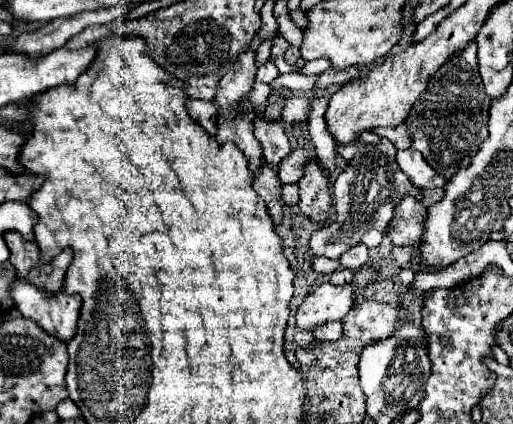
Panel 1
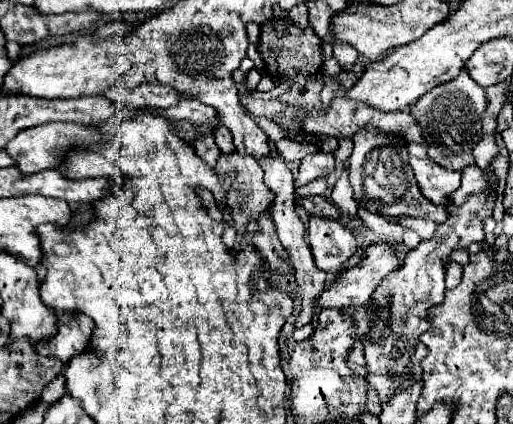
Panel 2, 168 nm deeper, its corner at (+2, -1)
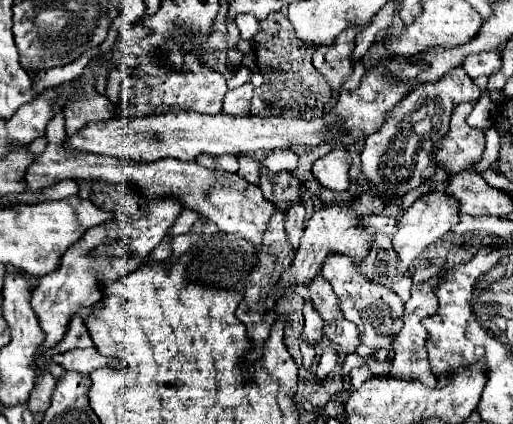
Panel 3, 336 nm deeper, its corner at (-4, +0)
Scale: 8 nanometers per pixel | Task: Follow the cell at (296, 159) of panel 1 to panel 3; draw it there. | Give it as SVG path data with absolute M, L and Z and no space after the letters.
M334 148L326 156L318 158L312 166L312 174L320 186L330 190L348 190L350 152L346 148Z

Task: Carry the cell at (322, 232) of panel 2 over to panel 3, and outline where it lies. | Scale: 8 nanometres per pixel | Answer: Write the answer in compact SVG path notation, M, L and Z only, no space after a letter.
M326 256L322 276L332 284L332 290L340 300L340 310L344 312L344 316L358 326L362 344L384 348L390 352L392 338L402 328L404 302L394 292L390 292L390 288L366 280L366 276L362 276L360 272L360 266L354 264L354 260L346 260L346 256Z

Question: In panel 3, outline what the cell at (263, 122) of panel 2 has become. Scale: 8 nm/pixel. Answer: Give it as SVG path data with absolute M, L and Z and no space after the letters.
M242 84L236 90L230 90L224 98L224 106L222 110L226 114L250 114L250 98L254 94L254 86L252 84Z

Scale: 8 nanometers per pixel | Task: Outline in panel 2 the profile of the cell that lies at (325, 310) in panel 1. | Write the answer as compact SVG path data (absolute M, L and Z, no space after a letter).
M378 239L374 245L368 247L368 255L362 261L362 265L356 265L344 273L344 281L334 281L322 295L320 295L320 307L334 307L334 309L344 309L344 307L360 307L366 301L370 301L372 293L378 289L378 285L396 269L400 269L400 257L398 251L392 243Z

